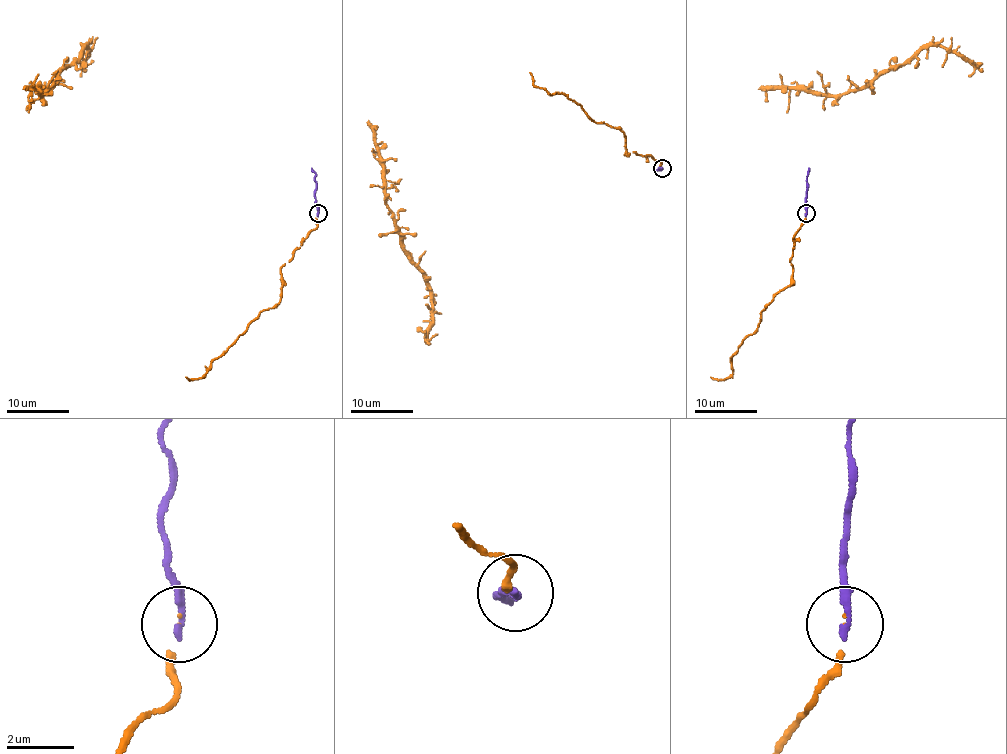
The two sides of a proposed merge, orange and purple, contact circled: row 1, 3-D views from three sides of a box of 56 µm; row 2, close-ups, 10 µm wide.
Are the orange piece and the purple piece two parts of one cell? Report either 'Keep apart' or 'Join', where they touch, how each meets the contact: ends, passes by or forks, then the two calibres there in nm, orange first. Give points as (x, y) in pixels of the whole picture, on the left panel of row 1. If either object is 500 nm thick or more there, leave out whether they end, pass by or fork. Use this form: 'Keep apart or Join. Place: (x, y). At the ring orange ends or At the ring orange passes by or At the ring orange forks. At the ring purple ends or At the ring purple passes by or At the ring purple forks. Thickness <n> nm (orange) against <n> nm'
Keep apart. Place: (318, 213). At the ring orange ends. At the ring purple ends. Thickness 50 nm (orange) against 200 nm

